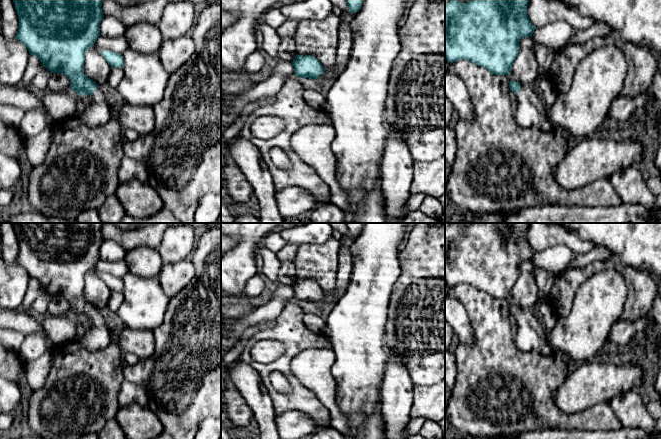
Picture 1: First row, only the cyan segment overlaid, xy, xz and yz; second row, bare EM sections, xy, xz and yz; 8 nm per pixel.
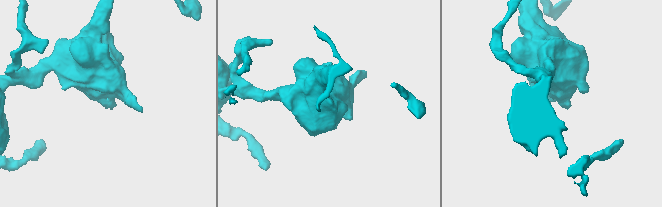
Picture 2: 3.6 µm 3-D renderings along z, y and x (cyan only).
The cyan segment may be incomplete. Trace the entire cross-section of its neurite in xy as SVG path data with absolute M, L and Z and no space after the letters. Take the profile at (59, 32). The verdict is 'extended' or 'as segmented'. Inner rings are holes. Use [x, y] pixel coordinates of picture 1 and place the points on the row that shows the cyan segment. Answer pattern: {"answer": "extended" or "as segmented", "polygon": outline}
{"answer": "extended", "polygon": "M13 0L19 19L17 40L23 43L30 55L40 59L43 67L51 73L64 73L70 79L73 91L86 98L83 107L76 116L90 127L102 126L111 118L111 110L101 88L84 74L85 53L100 36L100 23L104 17L102 3L104 0Z"}

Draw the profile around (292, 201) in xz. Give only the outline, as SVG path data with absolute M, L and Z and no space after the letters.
M289 186L275 193L276 203L281 217L285 220L295 220L304 212L313 210L317 203L303 188Z

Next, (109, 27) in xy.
M104 16L100 23L100 35L103 37L117 37L124 35L126 26L118 19Z

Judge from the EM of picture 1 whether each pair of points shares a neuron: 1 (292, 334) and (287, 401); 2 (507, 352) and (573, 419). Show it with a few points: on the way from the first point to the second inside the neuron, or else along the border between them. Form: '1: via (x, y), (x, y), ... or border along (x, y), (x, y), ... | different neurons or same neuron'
1: via (291, 351), (286, 358), (286, 371), (294, 384) | same neuron
2: via (515, 372), (553, 412) | same neuron

